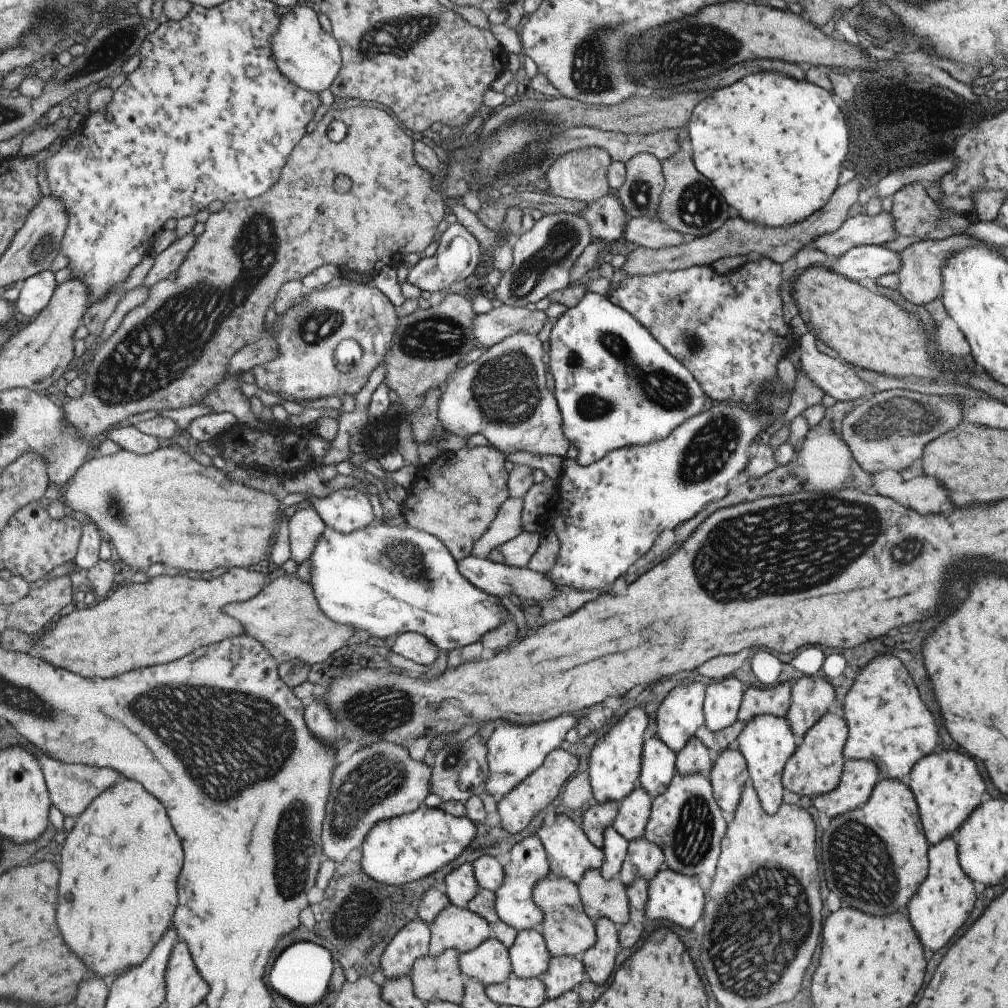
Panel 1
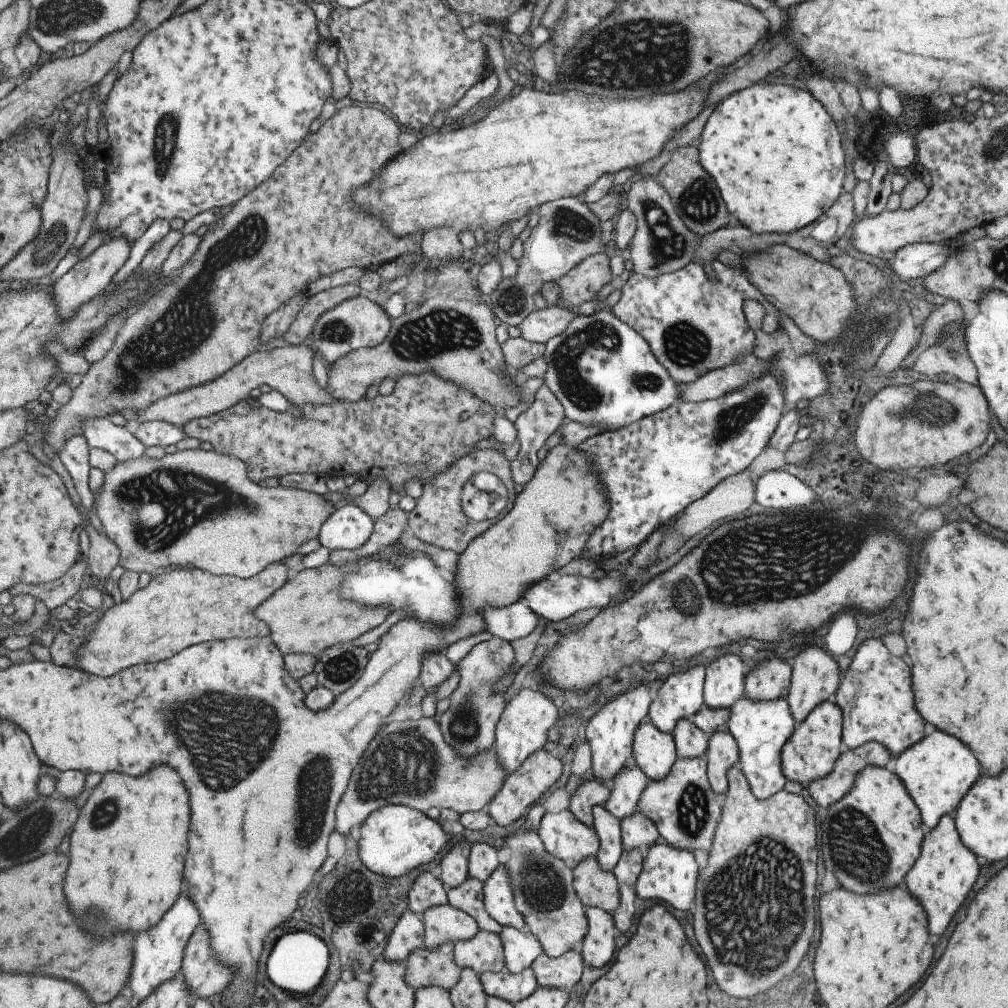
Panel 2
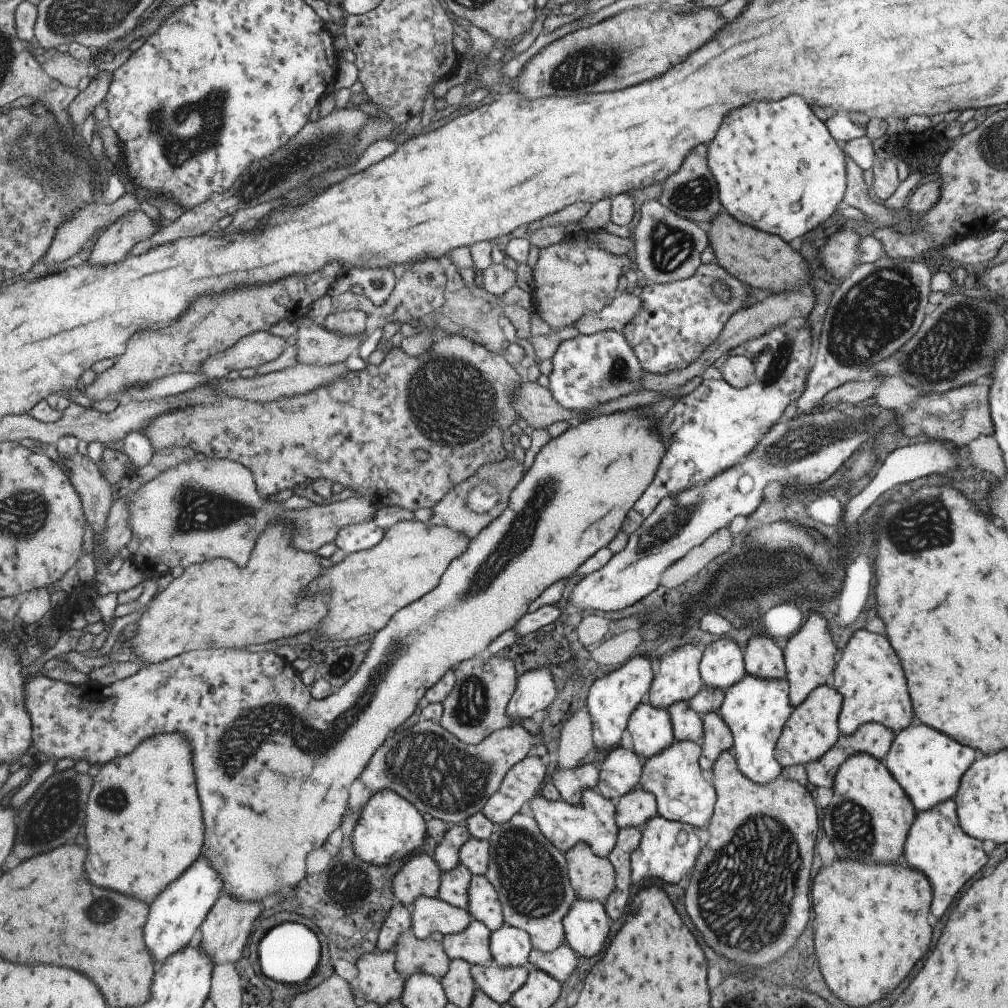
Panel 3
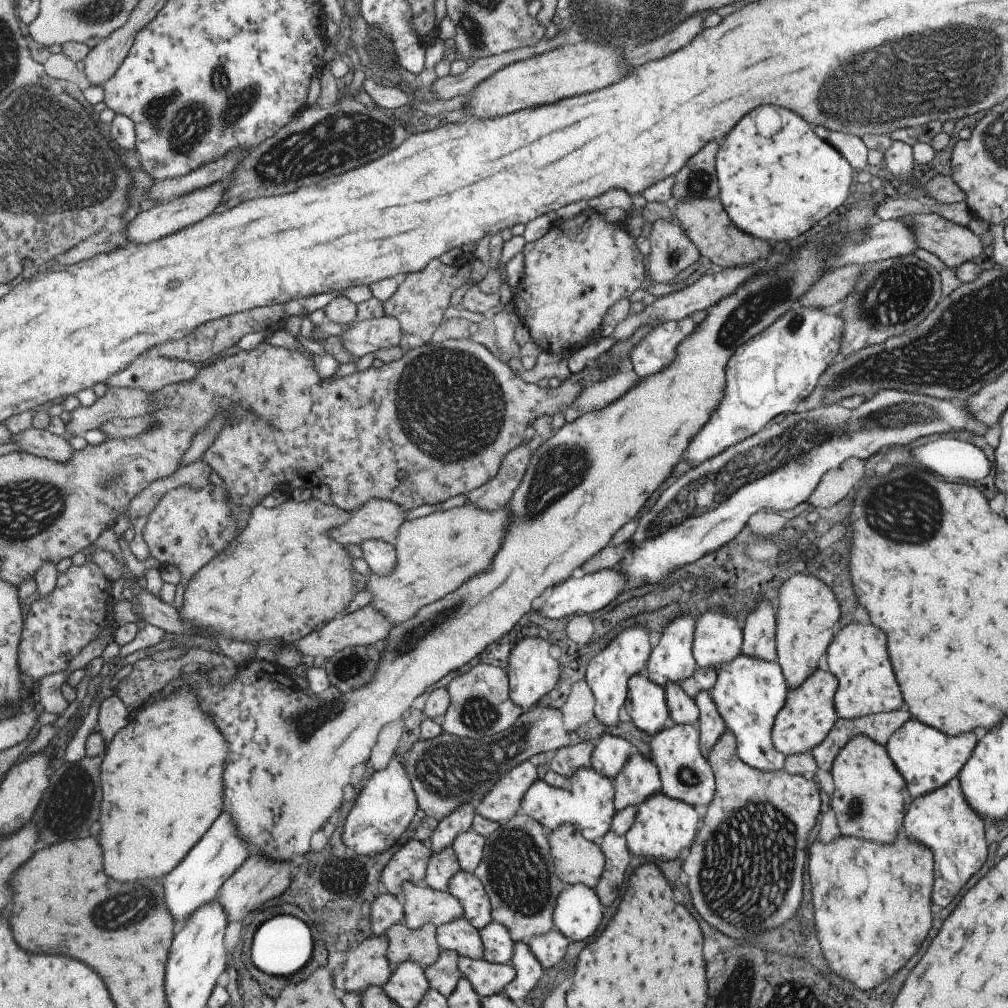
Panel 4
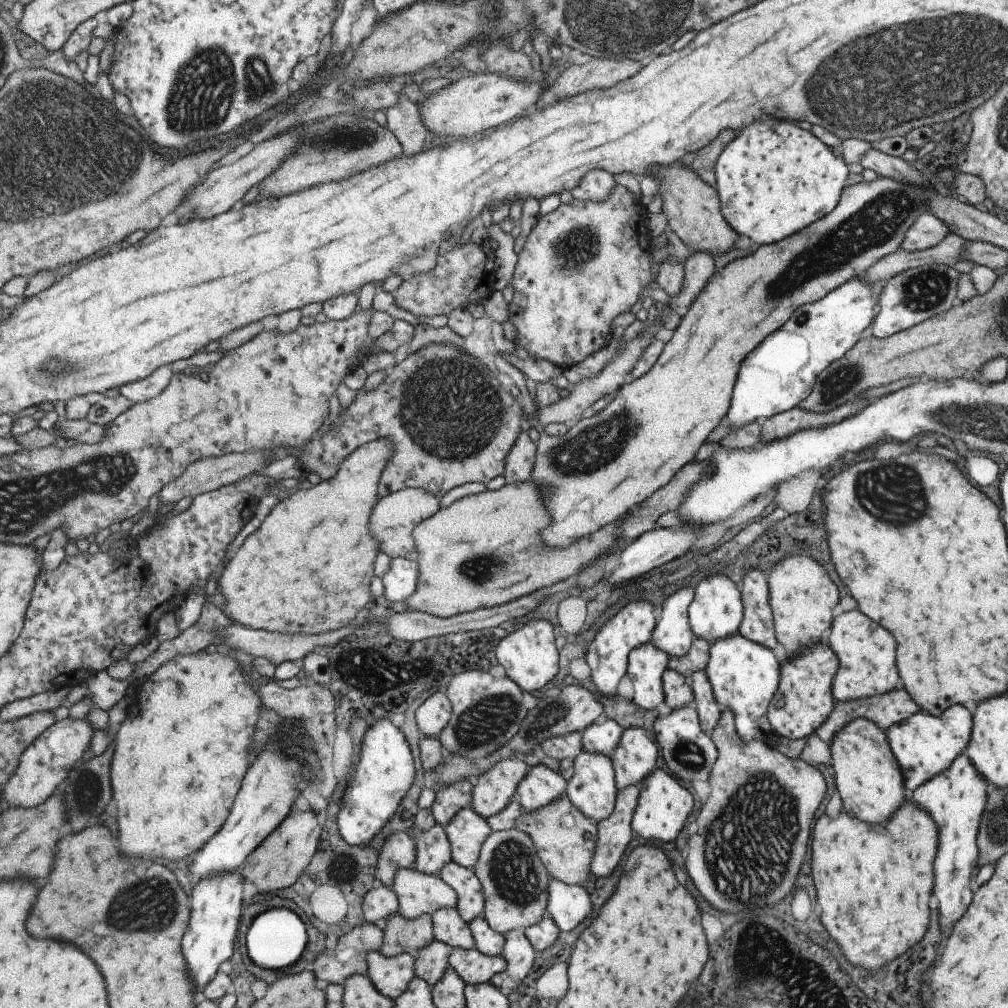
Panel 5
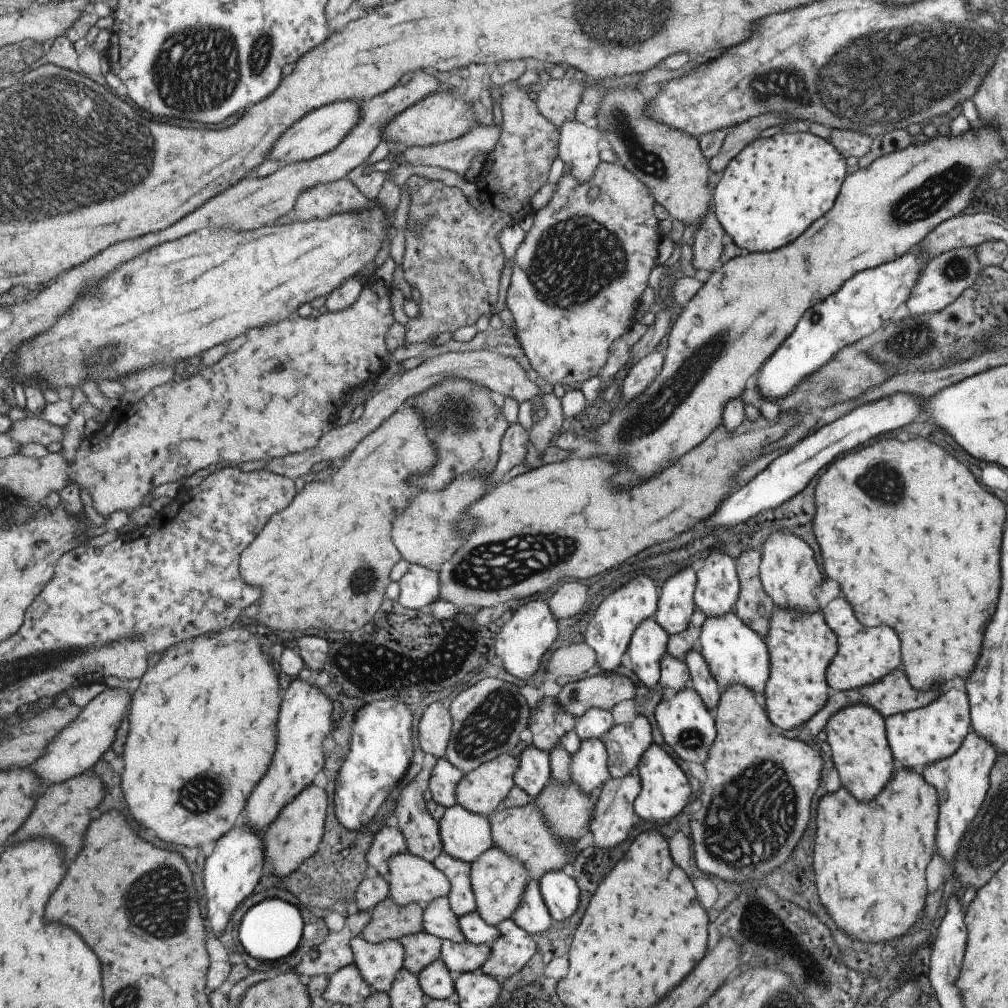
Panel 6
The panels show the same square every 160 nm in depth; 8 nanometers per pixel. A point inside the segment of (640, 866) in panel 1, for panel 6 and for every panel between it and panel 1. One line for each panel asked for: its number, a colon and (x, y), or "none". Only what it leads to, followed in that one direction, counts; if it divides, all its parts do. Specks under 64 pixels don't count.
2: (637, 831)
3: (632, 809)
4: (638, 779)
5: (633, 757)
6: (625, 743)

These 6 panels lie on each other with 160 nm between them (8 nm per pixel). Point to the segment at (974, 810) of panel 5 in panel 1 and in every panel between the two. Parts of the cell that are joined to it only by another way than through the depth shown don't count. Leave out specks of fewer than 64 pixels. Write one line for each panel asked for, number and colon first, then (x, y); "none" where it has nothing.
1: (941, 905)
2: (944, 871)
3: (935, 844)
4: (941, 819)

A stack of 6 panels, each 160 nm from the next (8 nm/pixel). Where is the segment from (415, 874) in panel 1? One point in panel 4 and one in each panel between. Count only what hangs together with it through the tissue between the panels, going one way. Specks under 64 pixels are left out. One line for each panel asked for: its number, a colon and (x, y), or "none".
2: (394, 839)
3: (388, 828)
4: (385, 805)

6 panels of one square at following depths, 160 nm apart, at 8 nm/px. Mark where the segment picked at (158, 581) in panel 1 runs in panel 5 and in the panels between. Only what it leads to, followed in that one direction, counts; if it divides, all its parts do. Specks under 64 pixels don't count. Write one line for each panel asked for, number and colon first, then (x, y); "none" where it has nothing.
2: (179, 608)
3: (212, 605)
4: (283, 576)
5: (306, 570)

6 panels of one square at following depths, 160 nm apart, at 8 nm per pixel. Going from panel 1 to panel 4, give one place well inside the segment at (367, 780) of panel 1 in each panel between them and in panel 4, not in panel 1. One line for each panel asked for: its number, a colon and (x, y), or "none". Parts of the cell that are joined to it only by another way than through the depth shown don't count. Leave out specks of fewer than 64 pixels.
2: (416, 768)
3: (425, 764)
4: (444, 771)

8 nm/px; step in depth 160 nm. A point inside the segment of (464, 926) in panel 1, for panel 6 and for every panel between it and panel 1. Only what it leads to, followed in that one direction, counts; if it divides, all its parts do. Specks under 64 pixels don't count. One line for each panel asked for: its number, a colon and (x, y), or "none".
2: (443, 923)
3: (428, 915)
4: (421, 904)
5: (417, 894)
6: (410, 879)

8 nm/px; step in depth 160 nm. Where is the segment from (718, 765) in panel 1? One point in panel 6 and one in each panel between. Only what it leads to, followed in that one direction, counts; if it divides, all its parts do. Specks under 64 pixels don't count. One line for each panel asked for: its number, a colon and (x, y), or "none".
2: (721, 752)
3: (716, 737)
4: (710, 725)
5: (708, 711)
6: (701, 680)

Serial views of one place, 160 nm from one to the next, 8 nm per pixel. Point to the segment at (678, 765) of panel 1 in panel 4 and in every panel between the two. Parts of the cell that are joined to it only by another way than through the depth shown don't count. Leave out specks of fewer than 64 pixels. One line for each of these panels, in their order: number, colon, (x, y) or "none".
2: (690, 741)
3: (686, 724)
4: (682, 709)

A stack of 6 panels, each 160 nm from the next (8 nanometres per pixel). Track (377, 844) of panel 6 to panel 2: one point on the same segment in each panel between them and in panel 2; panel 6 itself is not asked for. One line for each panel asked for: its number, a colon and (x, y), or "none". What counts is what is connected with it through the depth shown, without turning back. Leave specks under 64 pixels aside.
2: (426, 891)
3: (419, 875)
4: (408, 864)
5: (397, 850)

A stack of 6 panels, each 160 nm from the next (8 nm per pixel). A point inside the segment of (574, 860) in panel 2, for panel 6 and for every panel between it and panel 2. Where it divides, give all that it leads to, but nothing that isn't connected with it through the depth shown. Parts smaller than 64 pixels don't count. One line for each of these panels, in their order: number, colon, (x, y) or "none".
3: (563, 824)
4: (550, 806)
5: (539, 785)
6: (533, 771)

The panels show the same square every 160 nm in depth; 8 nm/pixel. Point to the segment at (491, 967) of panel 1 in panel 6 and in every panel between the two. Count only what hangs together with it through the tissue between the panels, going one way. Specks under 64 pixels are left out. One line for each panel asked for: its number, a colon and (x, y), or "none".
2: (482, 952)
3: (471, 944)
4: (458, 935)
5: (447, 927)
6: (437, 919)

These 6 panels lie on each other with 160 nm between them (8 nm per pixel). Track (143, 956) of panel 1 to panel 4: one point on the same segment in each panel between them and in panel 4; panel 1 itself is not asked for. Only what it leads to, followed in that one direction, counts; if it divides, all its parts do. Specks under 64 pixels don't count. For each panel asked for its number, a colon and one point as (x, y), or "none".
2: (128, 847)
3: (144, 820)
4: (161, 775)

